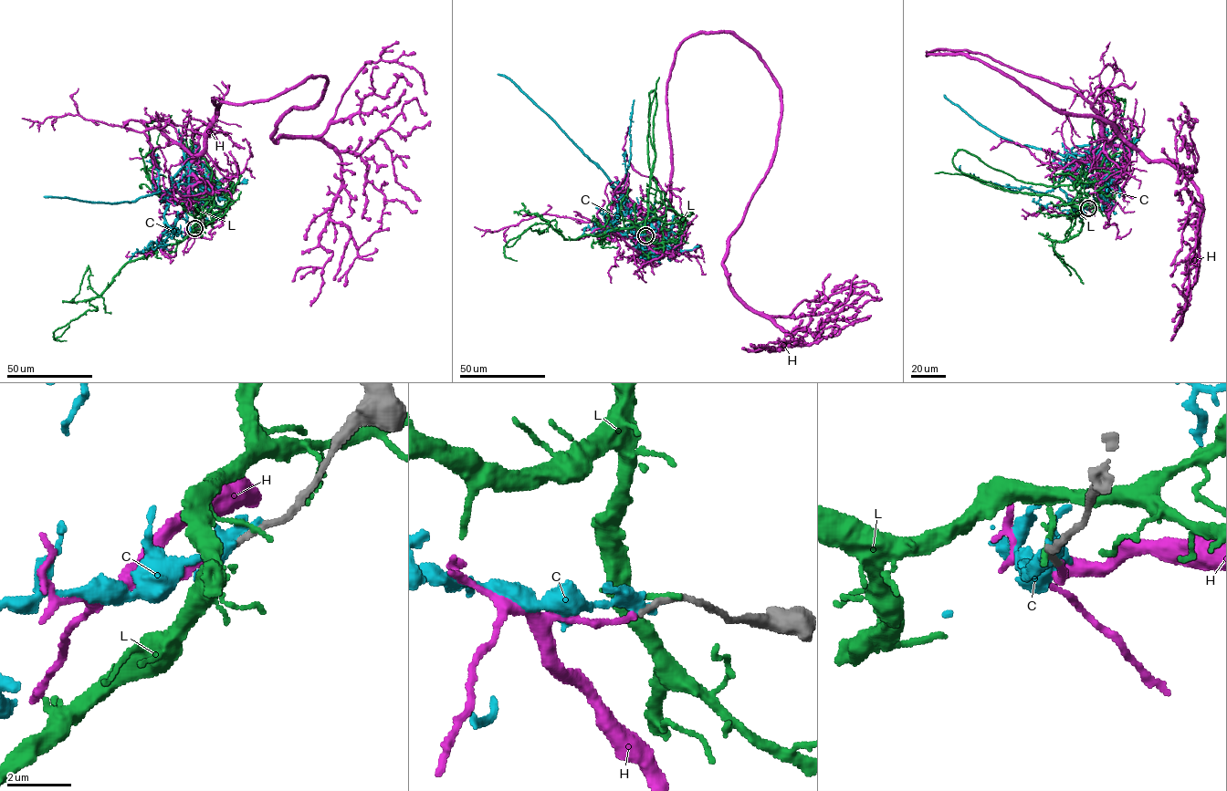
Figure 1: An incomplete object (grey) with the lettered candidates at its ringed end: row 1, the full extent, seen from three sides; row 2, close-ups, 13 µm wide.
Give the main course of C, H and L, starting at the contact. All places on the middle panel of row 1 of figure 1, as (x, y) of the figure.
C: (646, 235), (622, 234), (615, 228), (616, 201), (616, 207), (623, 201), (604, 171), (512, 82), (498, 74)
H: (645, 235), (667, 255), (640, 234), (676, 50), (734, 34), (781, 89), (723, 264), (791, 336), (760, 344)
L: (647, 234), (635, 226), (566, 240), (540, 218), (548, 223), (532, 224), (504, 247), (506, 257), (517, 261)

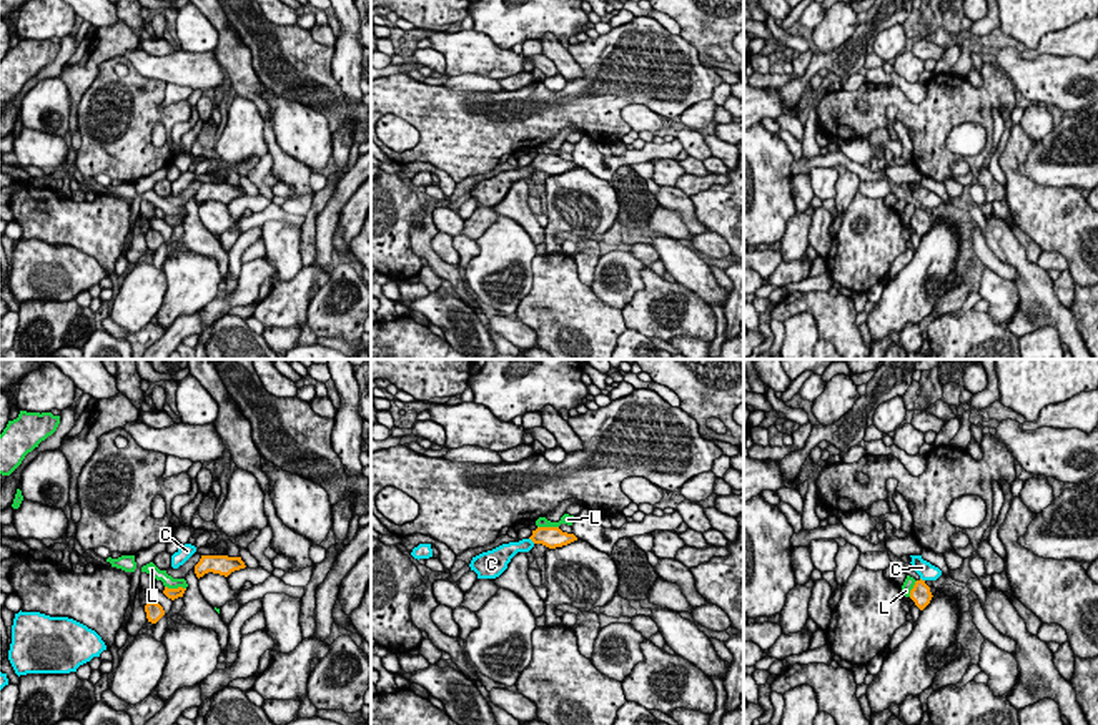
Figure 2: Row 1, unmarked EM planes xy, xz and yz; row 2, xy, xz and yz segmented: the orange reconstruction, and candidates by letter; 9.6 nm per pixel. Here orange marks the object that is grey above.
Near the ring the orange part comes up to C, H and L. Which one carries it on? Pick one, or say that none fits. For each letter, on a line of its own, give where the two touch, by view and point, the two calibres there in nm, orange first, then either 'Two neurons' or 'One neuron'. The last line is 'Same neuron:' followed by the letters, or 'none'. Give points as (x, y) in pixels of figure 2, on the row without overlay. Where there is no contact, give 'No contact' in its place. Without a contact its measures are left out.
C: Touches orange at xz (533, 168). Thickness 200 nm (orange) against 140 nm. Two neurons
H: No contact. One neuron
L: Touches orange at xy (175, 217). Thickness 100 nm (orange) against 120 nm. Two neurons
Same neuron: H

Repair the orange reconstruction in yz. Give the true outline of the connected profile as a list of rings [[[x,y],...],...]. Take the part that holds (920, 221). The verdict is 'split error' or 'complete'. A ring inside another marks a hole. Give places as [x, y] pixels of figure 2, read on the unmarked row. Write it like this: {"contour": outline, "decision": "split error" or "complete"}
{"contour": [[[917,208],[913,216],[910,218],[910,226],[915,229],[915,233],[923,238],[930,228],[932,228],[930,215],[925,211],[925,208]]], "decision": "complete"}

